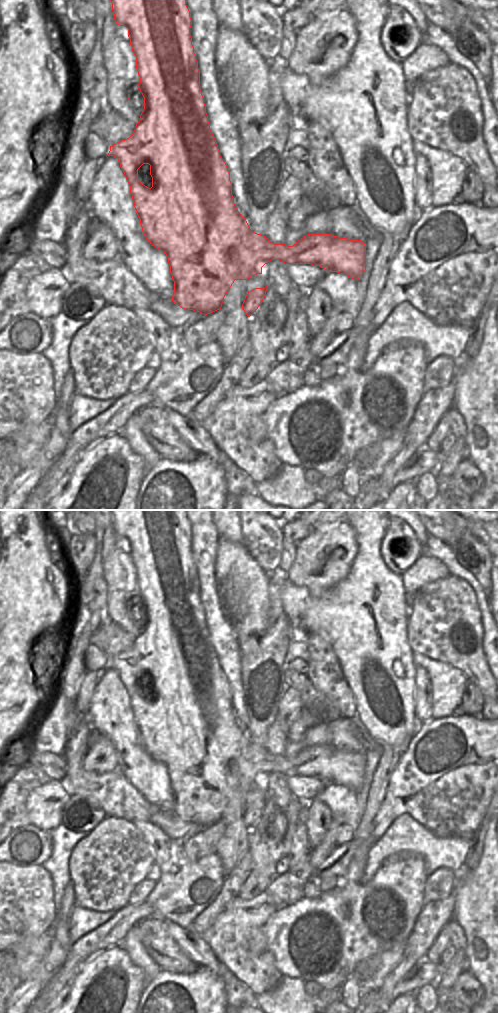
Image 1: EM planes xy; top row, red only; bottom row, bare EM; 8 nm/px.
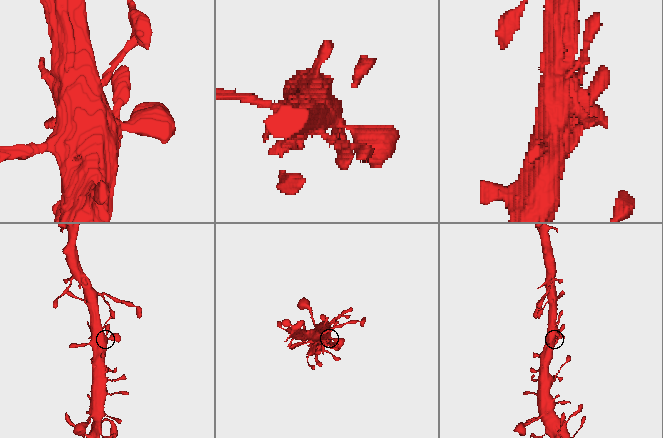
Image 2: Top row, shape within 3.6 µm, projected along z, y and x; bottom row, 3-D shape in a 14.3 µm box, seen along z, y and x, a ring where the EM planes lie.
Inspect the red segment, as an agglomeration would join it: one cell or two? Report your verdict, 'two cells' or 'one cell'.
one cell

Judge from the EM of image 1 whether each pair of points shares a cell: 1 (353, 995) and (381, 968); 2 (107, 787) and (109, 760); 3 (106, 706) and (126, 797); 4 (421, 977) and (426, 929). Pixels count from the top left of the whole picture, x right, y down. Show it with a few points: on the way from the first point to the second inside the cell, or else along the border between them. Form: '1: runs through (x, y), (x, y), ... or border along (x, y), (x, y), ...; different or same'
1: runs through (360, 988), (374, 974); same
2: border along (85, 769), (99, 773), (117, 770); different
3: border along (118, 769), (136, 790); different
4: border along (423, 959), (417, 962), (405, 975); different

